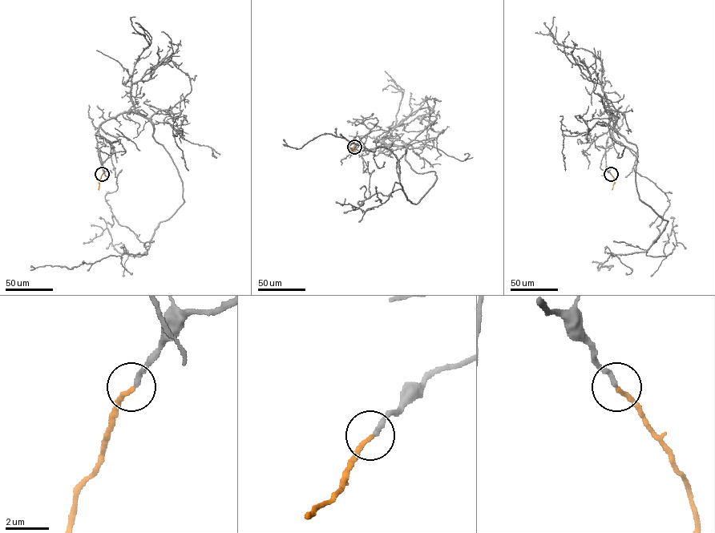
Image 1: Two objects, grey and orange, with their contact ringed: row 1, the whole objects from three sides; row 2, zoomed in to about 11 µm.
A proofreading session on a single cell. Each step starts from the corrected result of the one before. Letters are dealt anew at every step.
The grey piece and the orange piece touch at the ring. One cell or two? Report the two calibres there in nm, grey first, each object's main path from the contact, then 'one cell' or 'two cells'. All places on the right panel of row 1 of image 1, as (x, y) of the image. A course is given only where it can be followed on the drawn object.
200/200 nm | grey via (611, 174), (599, 166), (611, 112), (637, 147), (639, 198), (668, 222), (646, 251), (610, 252), (603, 266) | orange via (611, 174), (614, 179), (611, 189) | one cell

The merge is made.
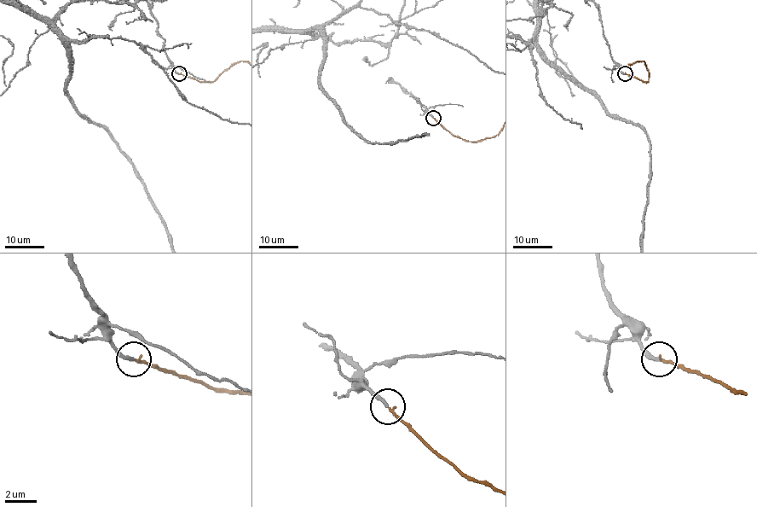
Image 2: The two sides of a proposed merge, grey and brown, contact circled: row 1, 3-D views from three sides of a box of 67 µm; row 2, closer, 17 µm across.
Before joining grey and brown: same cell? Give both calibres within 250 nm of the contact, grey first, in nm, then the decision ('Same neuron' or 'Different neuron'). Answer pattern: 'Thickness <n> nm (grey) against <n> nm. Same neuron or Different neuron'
Thickness 240 nm (grey) against 170 nm. Same neuron

